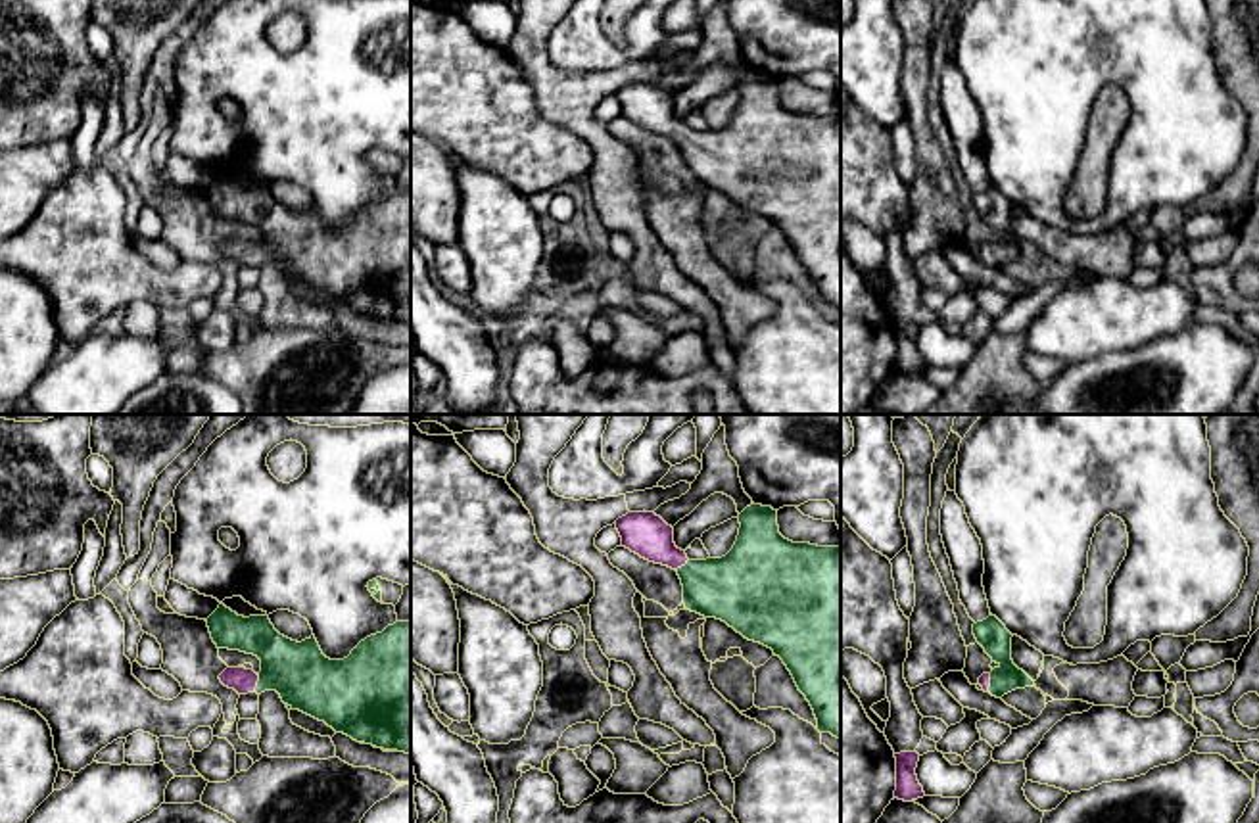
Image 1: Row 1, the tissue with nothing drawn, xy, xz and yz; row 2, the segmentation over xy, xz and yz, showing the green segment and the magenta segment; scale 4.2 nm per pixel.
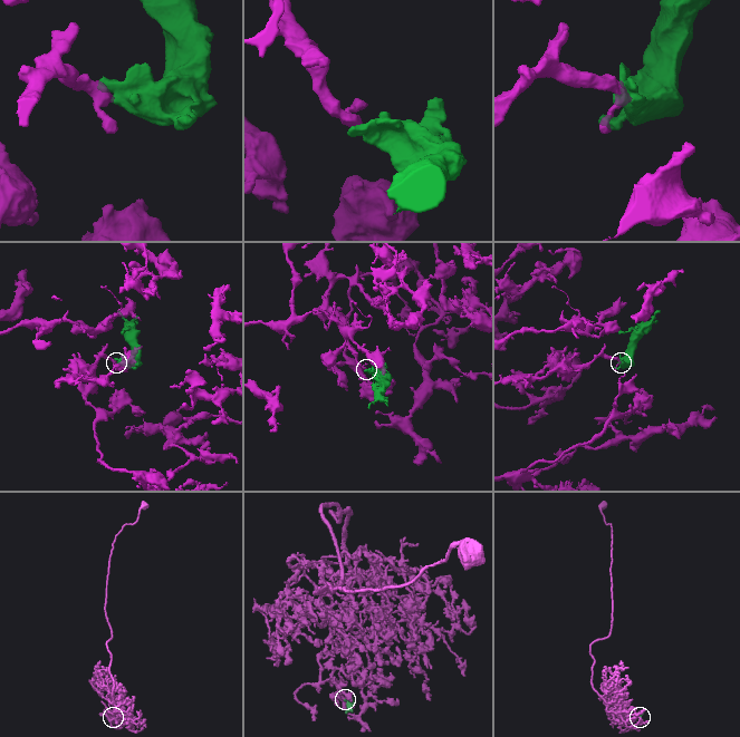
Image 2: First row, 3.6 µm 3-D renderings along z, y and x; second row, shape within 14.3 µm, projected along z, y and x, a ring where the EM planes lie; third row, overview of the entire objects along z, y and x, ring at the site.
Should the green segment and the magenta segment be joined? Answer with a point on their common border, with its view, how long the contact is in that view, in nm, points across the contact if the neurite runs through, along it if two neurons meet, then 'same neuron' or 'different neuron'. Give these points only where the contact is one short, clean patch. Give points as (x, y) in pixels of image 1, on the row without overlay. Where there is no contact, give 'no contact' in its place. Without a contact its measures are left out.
xy (258, 254) | 80 nm | across xy (306, 250), (258, 254), (240, 250) | same neuron

